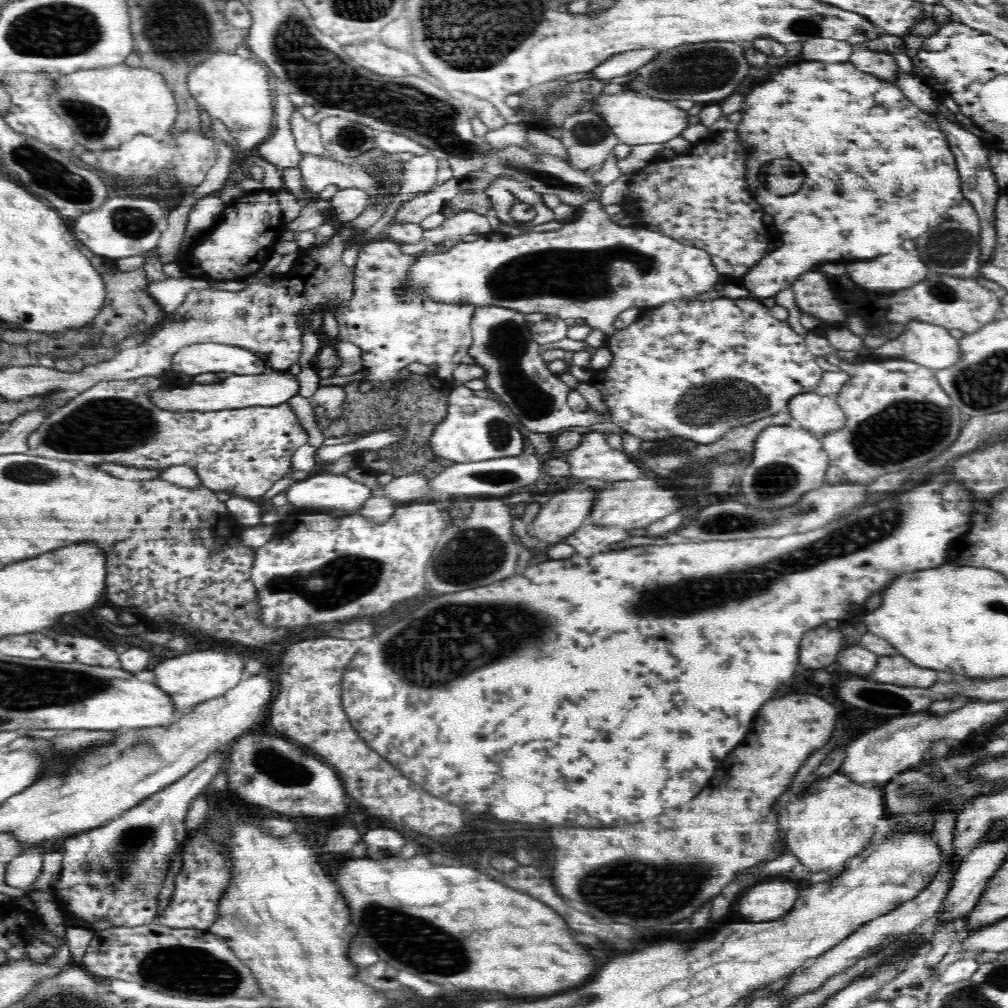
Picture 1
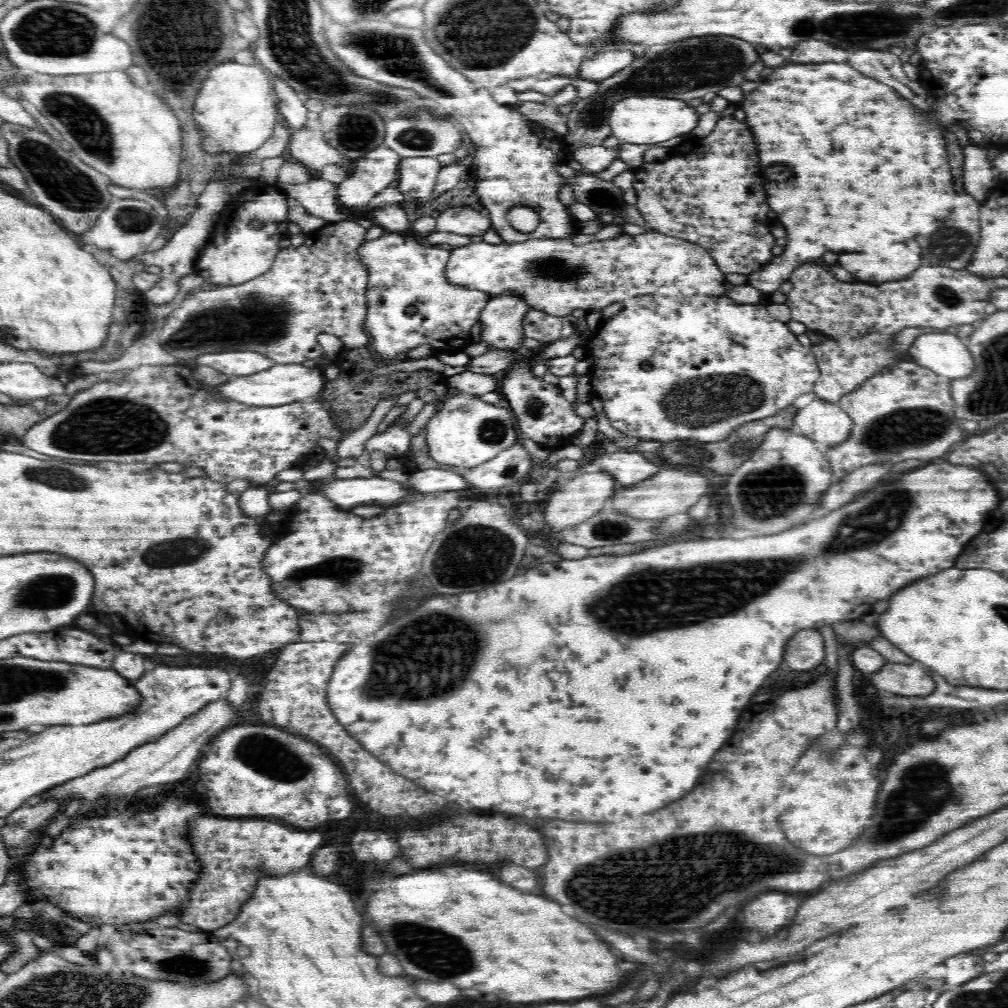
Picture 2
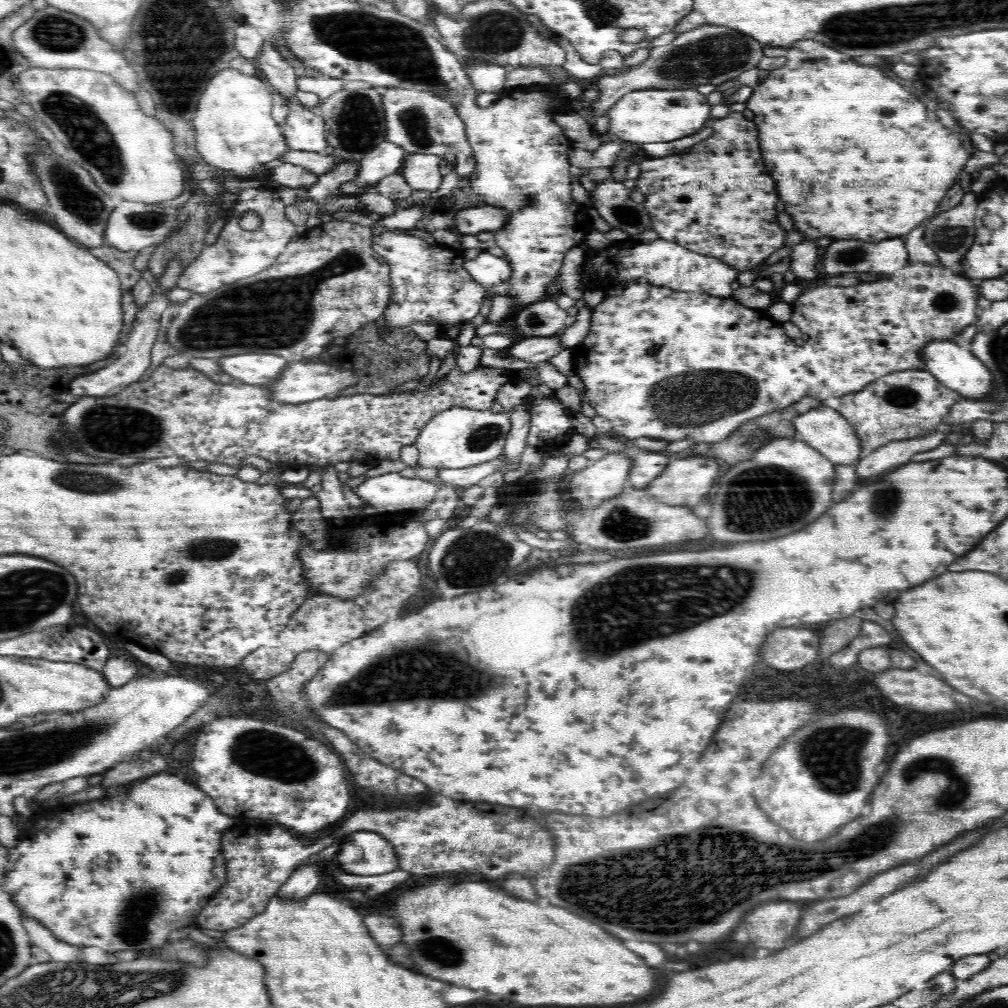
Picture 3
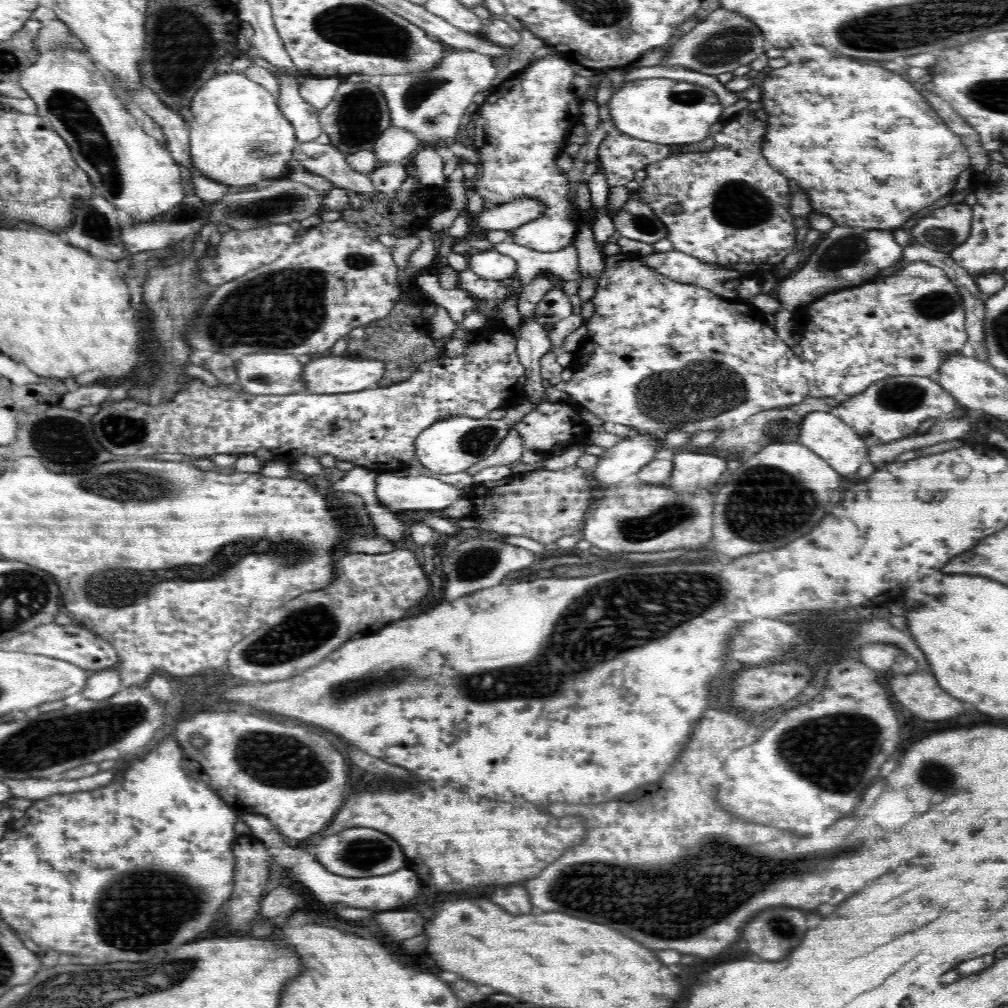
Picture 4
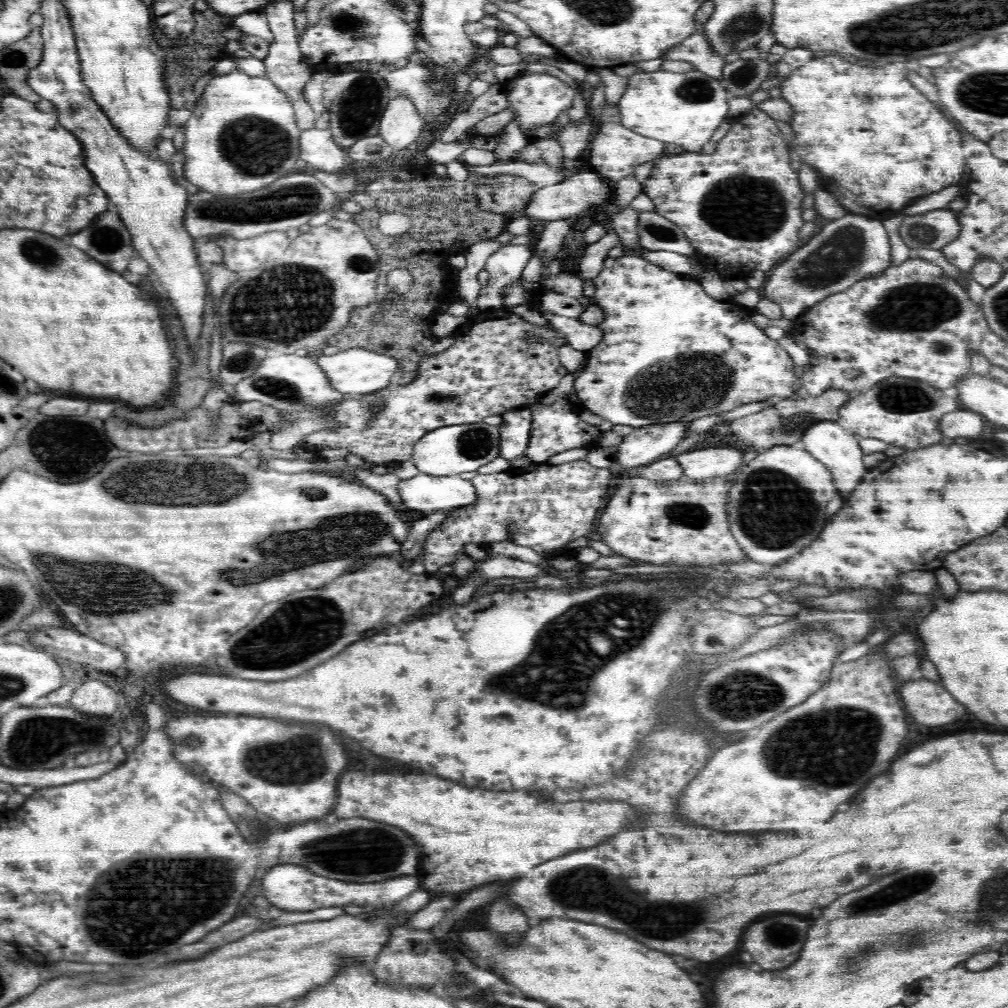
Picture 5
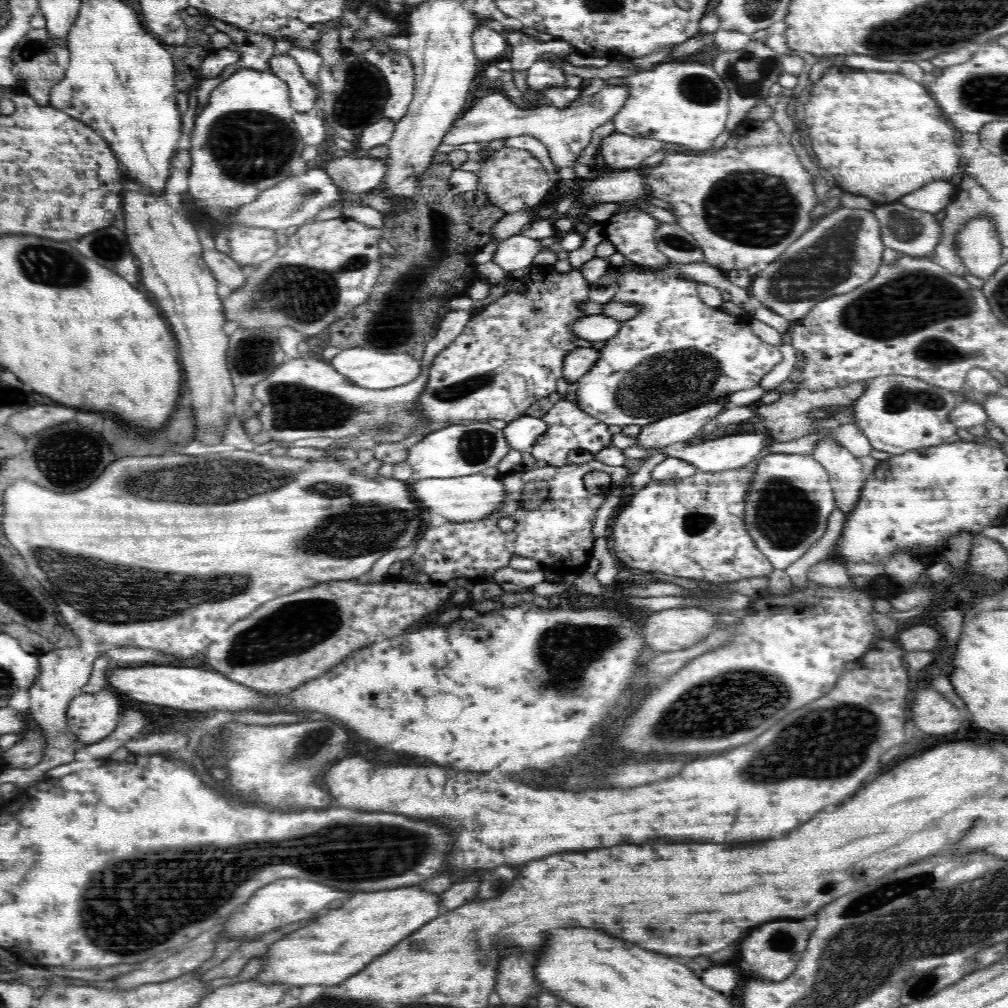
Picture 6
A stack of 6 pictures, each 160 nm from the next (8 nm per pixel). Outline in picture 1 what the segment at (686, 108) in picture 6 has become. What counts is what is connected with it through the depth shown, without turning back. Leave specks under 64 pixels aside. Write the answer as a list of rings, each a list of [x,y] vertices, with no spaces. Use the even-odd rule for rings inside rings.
[[[621,92],[618,96],[598,96],[591,102],[595,114],[605,122],[620,142],[636,146],[636,144],[660,144],[668,142],[682,134],[688,126],[688,113],[686,110],[676,108],[668,100],[658,100],[650,96],[640,96],[632,92]]]

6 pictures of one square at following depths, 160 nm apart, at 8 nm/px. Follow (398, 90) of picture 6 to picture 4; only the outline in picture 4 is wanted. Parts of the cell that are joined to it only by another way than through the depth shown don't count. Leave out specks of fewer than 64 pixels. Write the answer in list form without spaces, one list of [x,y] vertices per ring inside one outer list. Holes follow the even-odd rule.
[[[390,126],[376,140],[373,151],[380,166],[400,162],[402,158],[410,158],[420,149],[421,143],[411,132]]]

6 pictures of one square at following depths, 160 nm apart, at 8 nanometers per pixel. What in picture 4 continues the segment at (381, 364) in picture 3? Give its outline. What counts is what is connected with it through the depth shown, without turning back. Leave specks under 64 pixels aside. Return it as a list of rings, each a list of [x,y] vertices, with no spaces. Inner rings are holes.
[[[412,287],[413,297],[408,299],[404,295],[396,302],[395,310],[386,316],[368,323],[366,326],[366,336],[362,340],[352,340],[350,348],[346,354],[354,360],[364,360],[364,358],[378,359],[385,364],[385,371],[382,378],[374,386],[389,387],[393,384],[408,380],[416,368],[422,362],[428,362],[432,358],[442,356],[442,348],[437,345],[430,336],[430,321],[419,319],[421,309],[426,306],[427,299],[422,292]]]

